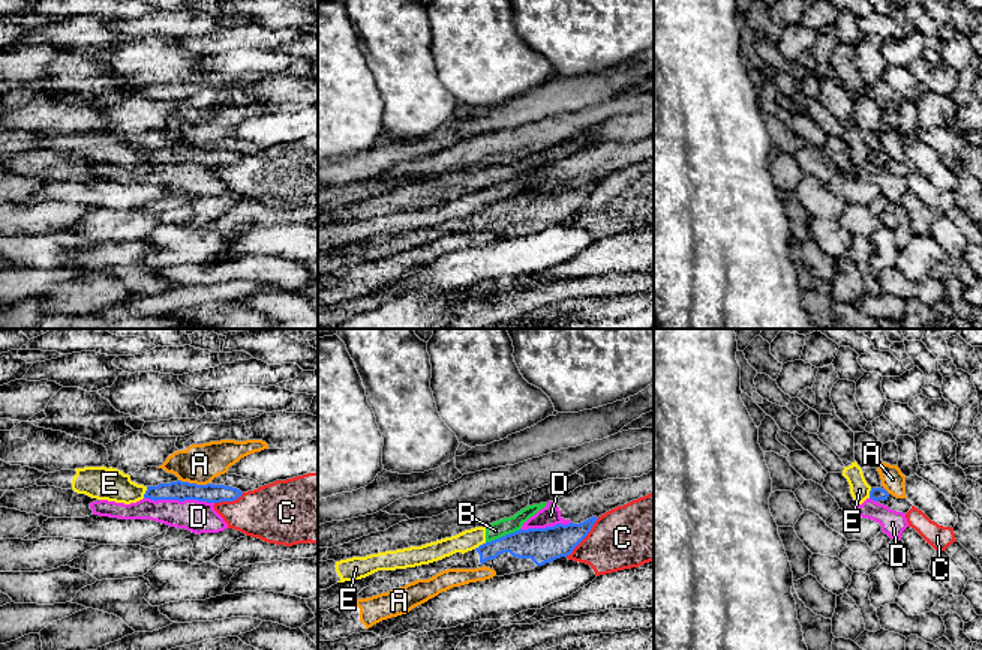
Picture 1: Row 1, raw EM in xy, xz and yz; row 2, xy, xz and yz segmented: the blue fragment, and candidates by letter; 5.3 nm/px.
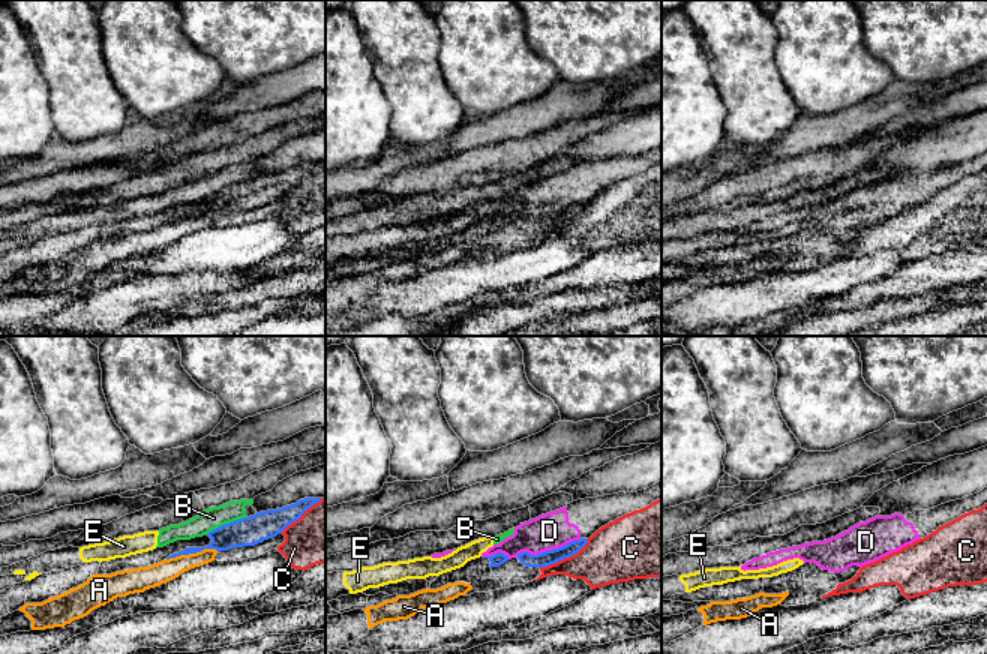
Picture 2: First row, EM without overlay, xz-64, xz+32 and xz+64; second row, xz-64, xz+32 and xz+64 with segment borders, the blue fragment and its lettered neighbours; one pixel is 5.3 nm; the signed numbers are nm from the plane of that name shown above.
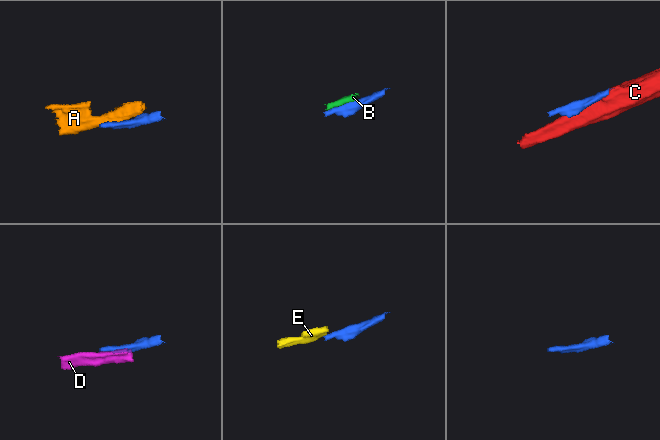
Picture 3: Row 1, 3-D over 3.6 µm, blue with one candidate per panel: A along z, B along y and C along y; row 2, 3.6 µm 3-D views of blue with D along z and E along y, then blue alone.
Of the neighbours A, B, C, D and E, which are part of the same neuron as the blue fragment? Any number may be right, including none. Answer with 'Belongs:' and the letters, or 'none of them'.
Belongs: none of them

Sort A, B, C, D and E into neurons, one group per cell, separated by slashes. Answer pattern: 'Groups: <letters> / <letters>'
Groups: A / B E / C / D

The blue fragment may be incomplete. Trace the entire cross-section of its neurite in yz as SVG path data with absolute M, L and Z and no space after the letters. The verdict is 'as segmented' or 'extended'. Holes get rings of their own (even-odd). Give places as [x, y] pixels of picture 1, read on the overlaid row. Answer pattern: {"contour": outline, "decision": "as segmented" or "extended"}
{"contour": "M885 486L871 488L870 498L903 513L907 513L913 506L907 498L897 498L889 494Z", "decision": "extended"}

